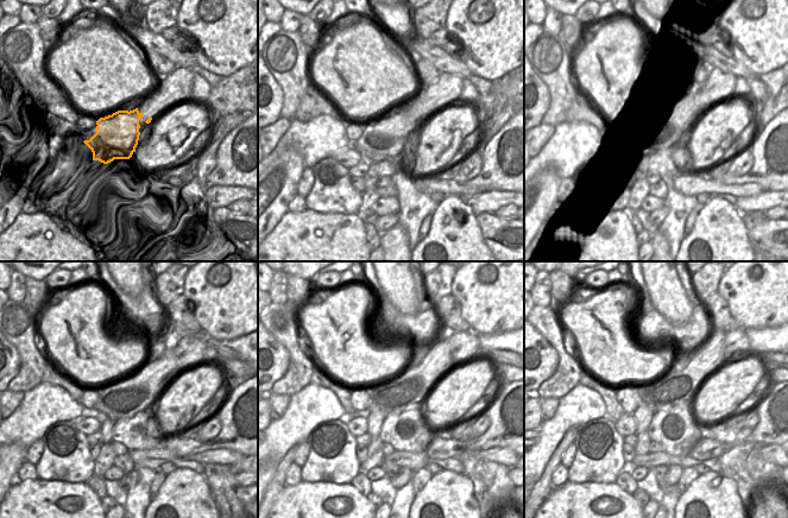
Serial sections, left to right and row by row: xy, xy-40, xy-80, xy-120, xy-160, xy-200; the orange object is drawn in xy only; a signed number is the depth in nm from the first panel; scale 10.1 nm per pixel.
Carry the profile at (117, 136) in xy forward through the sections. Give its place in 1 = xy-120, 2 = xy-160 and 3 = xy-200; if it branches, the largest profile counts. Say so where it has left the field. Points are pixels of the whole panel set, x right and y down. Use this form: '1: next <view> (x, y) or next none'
1: next xy-120 (123, 399)
2: next xy-160 (408, 390)
3: next xy-200 (674, 387)

